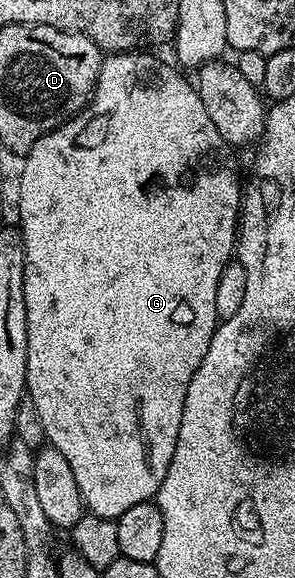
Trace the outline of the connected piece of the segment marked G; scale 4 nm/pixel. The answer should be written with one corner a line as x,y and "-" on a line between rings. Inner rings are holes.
112,52
100,63
100,74
96,77
96,89
91,98
88,99
87,106
73,114
67,122
60,123
56,129
49,134
43,134
36,141
24,159
24,171
20,181
20,196
18,199
18,211
20,210
20,230
24,233
22,245
24,247
24,303
26,304
26,380
28,381
27,397
34,400
34,408
38,408
38,417
42,420
45,439
66,460
70,463
70,468
74,472
74,480
78,480
78,488
84,496
84,505
91,513
99,518
120,518
126,508
134,508
134,504
151,502
160,491
162,480
166,480
166,468
170,468
170,460
174,460
174,448
178,444
178,428
182,428
182,408
186,404
186,392
190,380
194,380
194,372
202,364
206,352
210,348
210,340
214,336
218,325
216,318
216,297
220,294
220,277
224,274
224,269
228,266
228,261
233,261
234,247
238,242
238,219
242,209
242,178
236,171
236,158
233,147
228,145
228,141
220,135
218,128
214,128
214,120
206,116
206,108
200,99
200,92
191,81
188,82
179,74
181,71
175,65
167,66
160,58
155,58
152,52

